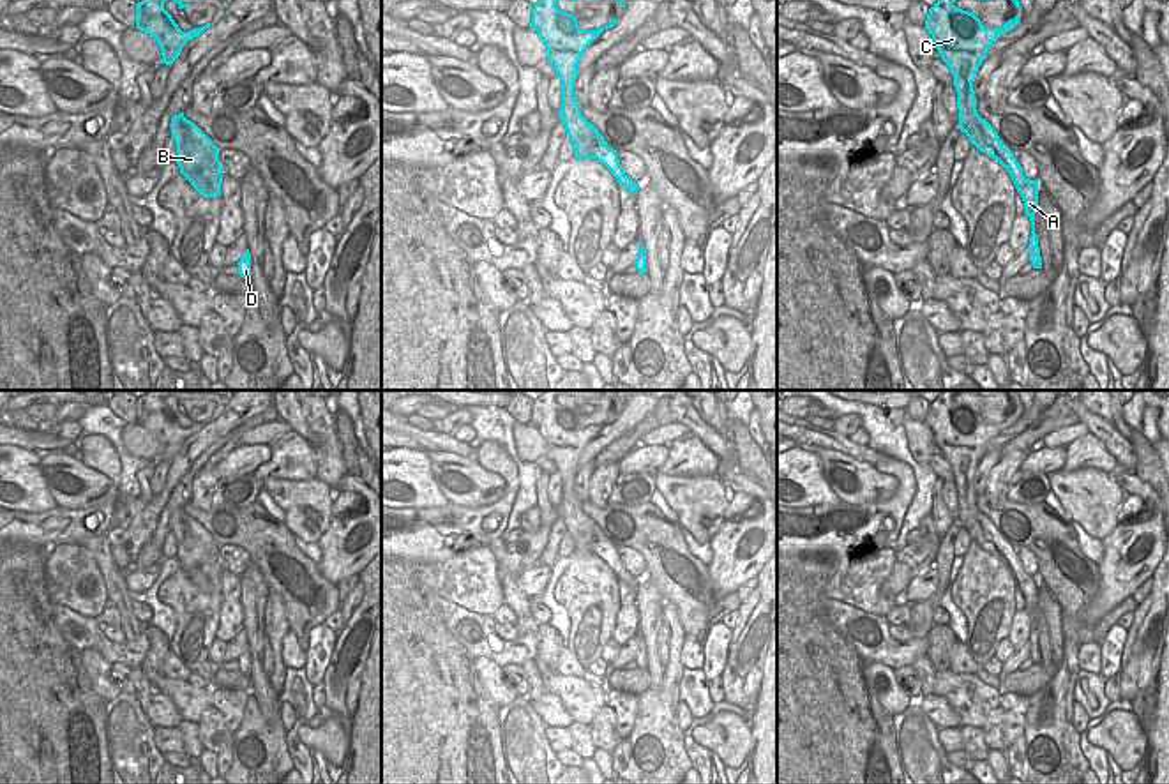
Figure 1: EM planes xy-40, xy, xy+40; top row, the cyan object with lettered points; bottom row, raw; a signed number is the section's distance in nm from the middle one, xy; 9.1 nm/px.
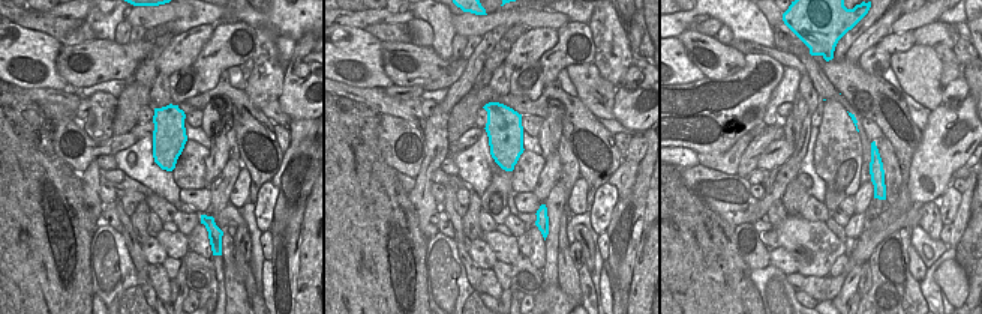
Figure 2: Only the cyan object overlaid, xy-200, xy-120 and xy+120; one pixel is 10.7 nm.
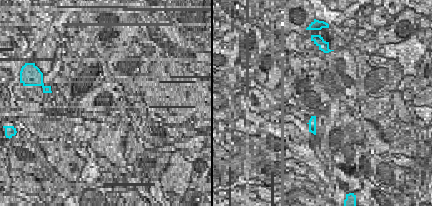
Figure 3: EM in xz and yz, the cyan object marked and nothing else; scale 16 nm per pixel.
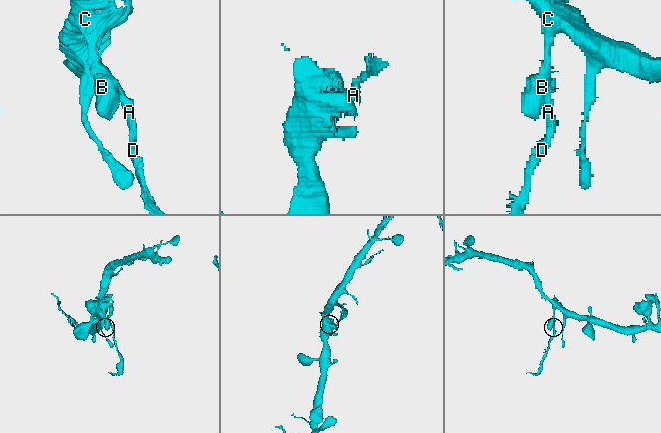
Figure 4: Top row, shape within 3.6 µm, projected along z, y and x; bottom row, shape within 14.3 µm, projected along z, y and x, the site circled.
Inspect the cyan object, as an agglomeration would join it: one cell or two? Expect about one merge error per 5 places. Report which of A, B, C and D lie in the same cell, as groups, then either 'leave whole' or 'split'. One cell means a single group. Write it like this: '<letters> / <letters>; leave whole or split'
A D / B C; split

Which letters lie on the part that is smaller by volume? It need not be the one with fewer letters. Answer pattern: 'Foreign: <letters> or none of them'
Foreign: A, D

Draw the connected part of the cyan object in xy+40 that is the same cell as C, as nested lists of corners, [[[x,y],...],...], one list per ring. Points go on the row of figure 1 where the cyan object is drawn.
[[[938,0],[927,14],[925,30],[932,35],[934,48],[954,76],[957,92],[959,129],[971,145],[996,159],[1015,180],[1022,168],[1010,148],[1003,147],[994,127],[978,115],[973,81],[978,67],[987,58],[991,46],[1021,19],[1015,16],[1001,28],[985,28],[969,11],[957,9],[955,0]]]

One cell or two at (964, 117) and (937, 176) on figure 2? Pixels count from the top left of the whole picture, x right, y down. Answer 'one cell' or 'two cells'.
one cell

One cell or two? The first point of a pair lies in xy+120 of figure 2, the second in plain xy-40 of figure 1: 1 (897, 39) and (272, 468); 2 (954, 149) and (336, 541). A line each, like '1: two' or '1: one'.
1: two
2: one

